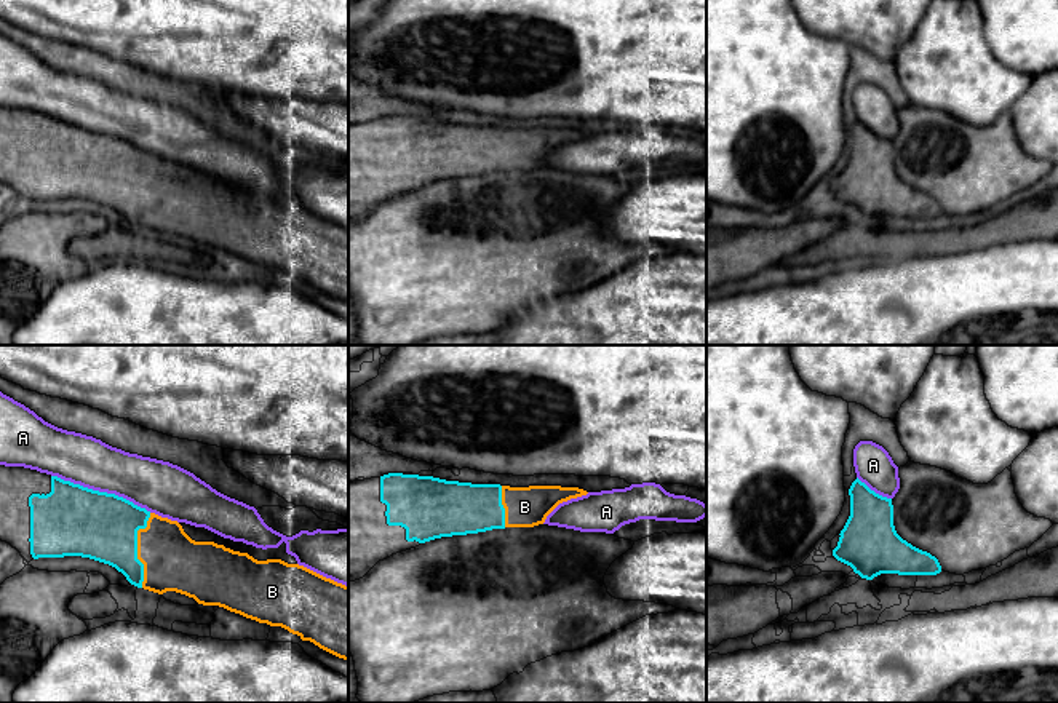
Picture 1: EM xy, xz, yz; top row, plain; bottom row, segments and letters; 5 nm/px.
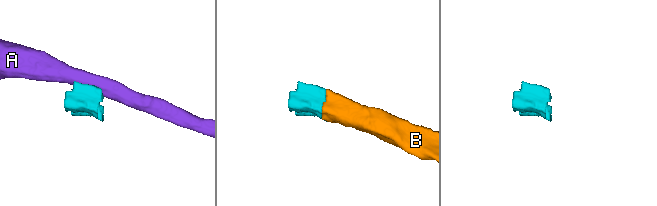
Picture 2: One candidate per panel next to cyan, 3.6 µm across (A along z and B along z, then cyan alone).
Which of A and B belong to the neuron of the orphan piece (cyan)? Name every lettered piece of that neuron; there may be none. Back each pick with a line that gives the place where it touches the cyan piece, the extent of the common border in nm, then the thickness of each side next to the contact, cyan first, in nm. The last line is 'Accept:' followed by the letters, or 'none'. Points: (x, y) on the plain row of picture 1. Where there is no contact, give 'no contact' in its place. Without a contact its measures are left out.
B: contact xy (136, 190); length 380 nm; calibres 340 and 300 nm
Accept: B

